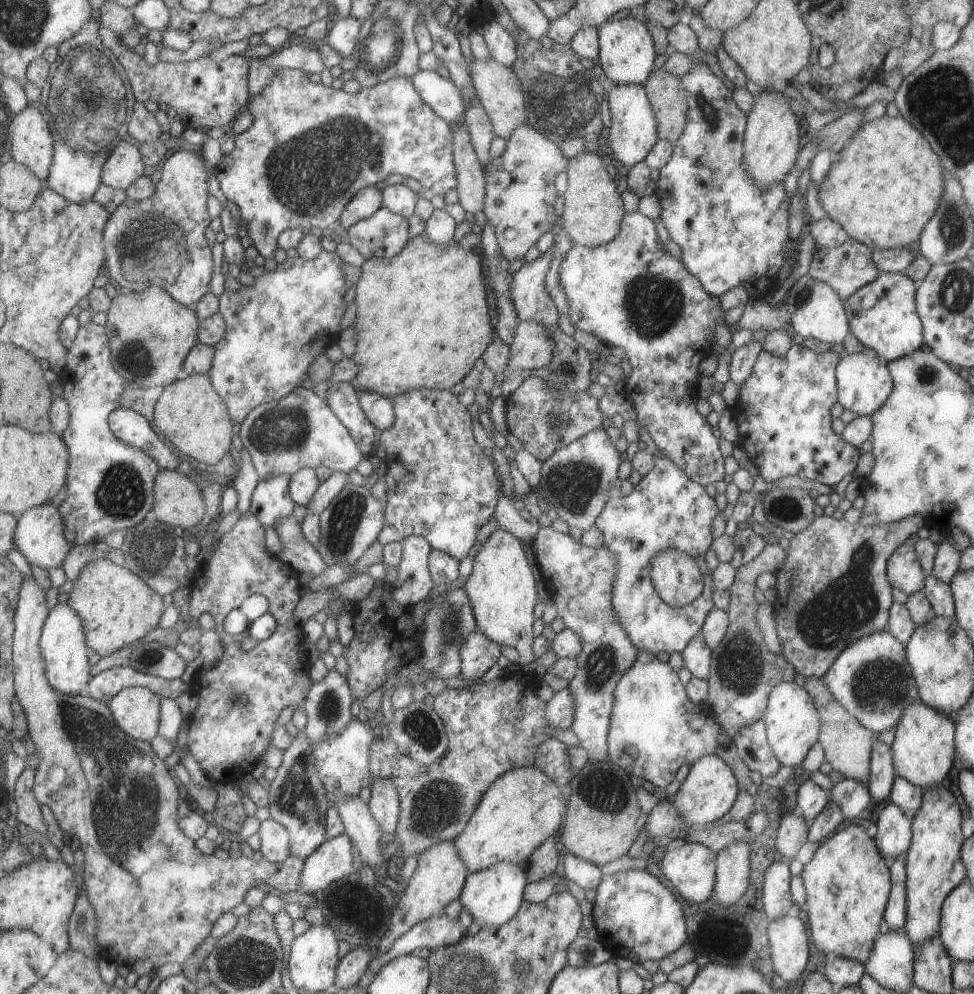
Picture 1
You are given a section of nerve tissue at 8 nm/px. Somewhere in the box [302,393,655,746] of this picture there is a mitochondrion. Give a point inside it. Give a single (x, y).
(575, 483)

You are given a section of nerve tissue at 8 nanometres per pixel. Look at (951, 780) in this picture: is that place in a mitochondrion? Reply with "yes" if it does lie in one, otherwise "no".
no

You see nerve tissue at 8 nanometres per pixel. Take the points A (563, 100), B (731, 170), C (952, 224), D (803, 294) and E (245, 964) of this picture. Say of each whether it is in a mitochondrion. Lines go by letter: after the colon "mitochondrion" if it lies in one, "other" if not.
A: mitochondrion
B: other
C: mitochondrion
D: mitochondrion
E: mitochondrion

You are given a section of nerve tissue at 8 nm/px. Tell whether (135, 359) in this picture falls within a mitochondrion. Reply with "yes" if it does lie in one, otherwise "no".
yes

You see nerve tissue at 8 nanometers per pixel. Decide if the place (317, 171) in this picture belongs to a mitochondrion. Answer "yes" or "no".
yes

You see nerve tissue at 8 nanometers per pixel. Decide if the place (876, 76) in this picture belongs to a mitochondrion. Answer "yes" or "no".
no

